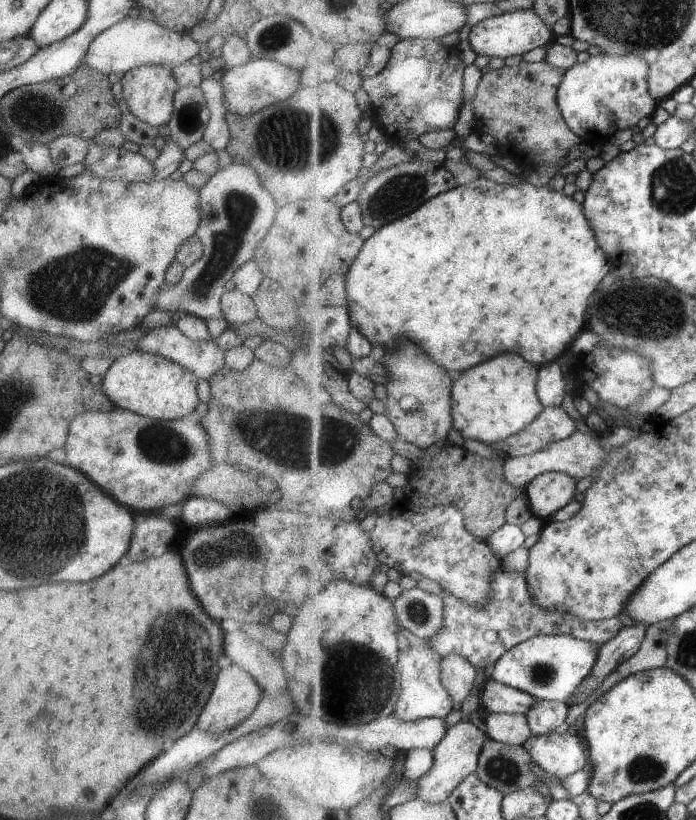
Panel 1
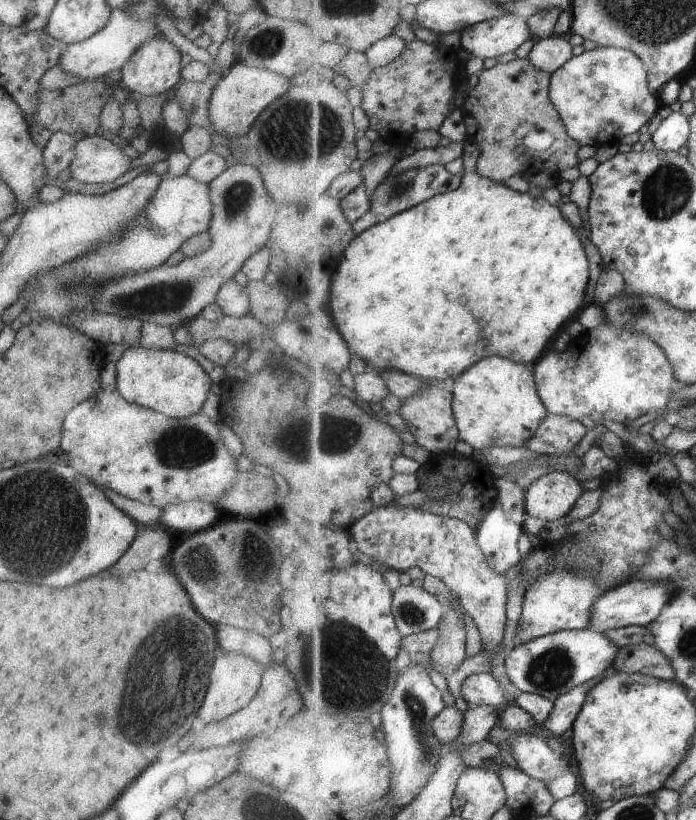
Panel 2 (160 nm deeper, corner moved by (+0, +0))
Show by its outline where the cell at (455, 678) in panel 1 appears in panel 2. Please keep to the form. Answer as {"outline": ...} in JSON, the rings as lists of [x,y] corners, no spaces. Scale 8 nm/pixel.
{"outline":[[[449,589],[455,599],[453,604],[444,606],[442,621],[438,624],[439,638],[433,647],[435,668],[445,678],[453,674],[467,658],[467,630],[463,614],[464,604]]]}

